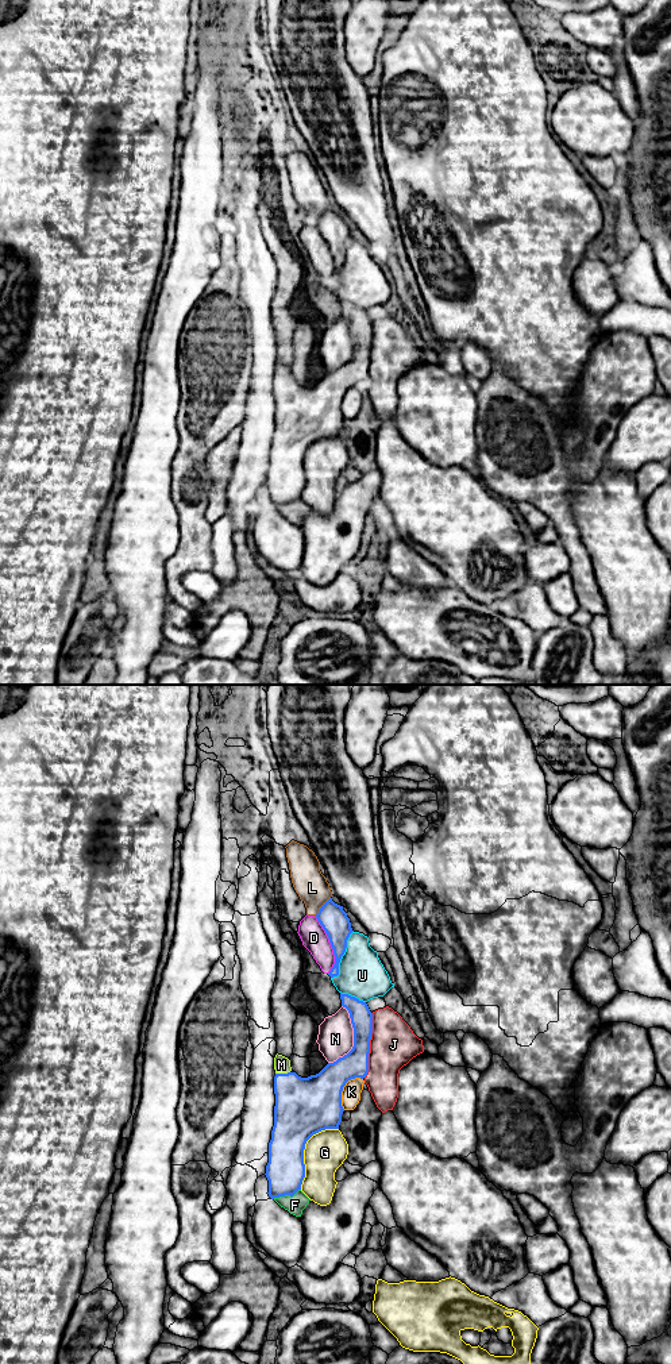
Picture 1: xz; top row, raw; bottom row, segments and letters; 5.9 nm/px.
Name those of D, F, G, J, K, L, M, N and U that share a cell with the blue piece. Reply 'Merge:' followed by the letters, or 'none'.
Merge: M

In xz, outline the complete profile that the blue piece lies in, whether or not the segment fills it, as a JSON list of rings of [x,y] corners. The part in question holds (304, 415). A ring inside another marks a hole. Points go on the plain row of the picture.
[[[340,301],[340,308],[354,336],[354,355],[347,363],[308,386],[293,381],[288,366],[278,362],[274,366],[274,435],[265,482],[271,508],[301,498],[306,450],[321,439],[339,438],[343,396],[369,381],[373,321],[355,305]]]

